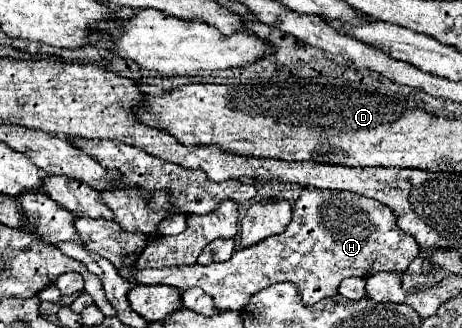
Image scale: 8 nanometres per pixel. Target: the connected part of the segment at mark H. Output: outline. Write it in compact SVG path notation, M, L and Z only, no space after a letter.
M304 188L292 208L292 222L282 234L270 236L254 246L236 250L230 260L208 266L178 266L160 270L132 270L136 284L168 284L178 290L192 286L212 296L218 310L242 310L250 296L276 282L294 282L306 306L338 294L344 278L368 278L376 272L406 270L420 254L420 246L398 226L392 210L378 200L352 192L330 192Z

